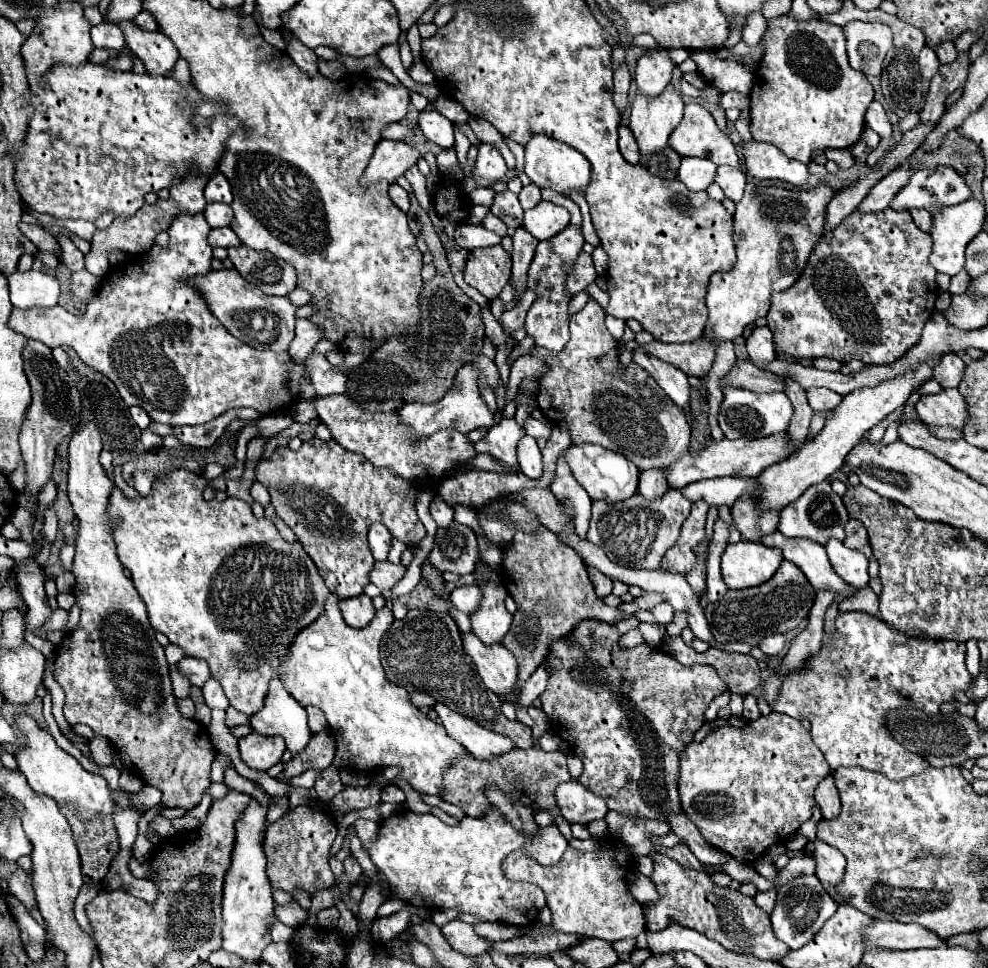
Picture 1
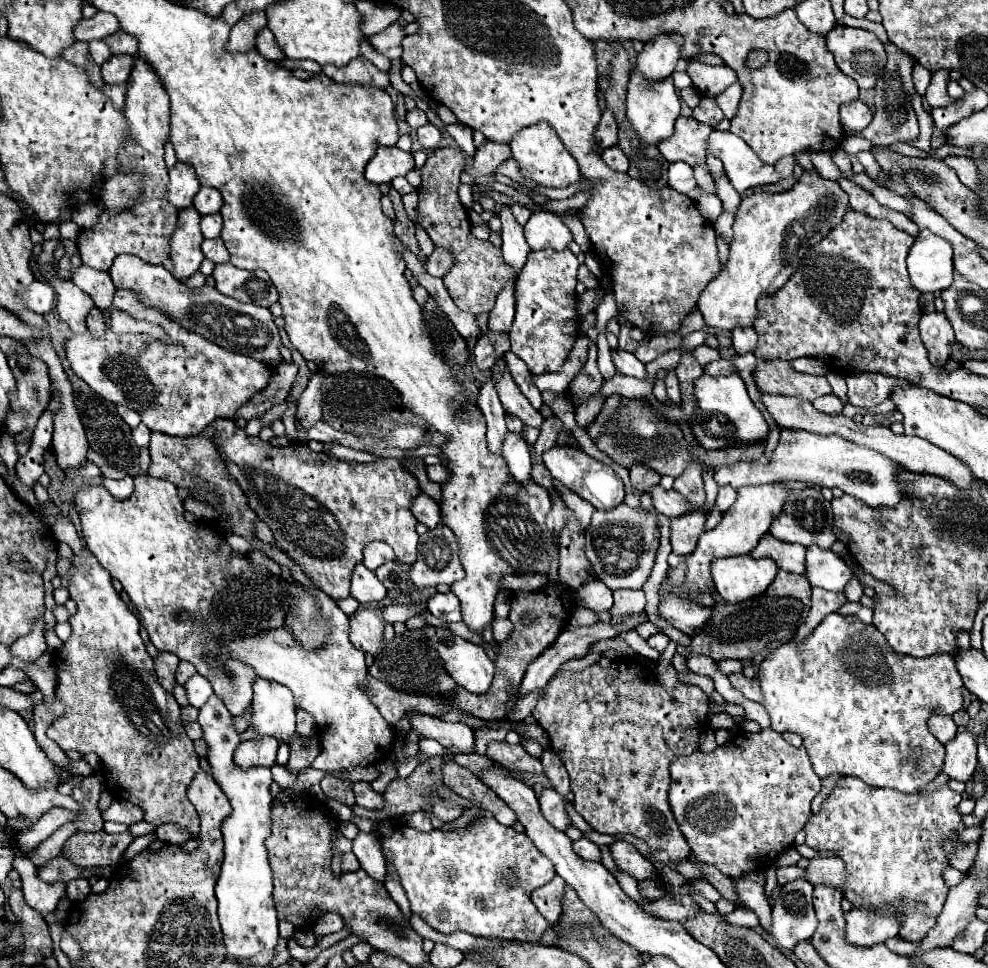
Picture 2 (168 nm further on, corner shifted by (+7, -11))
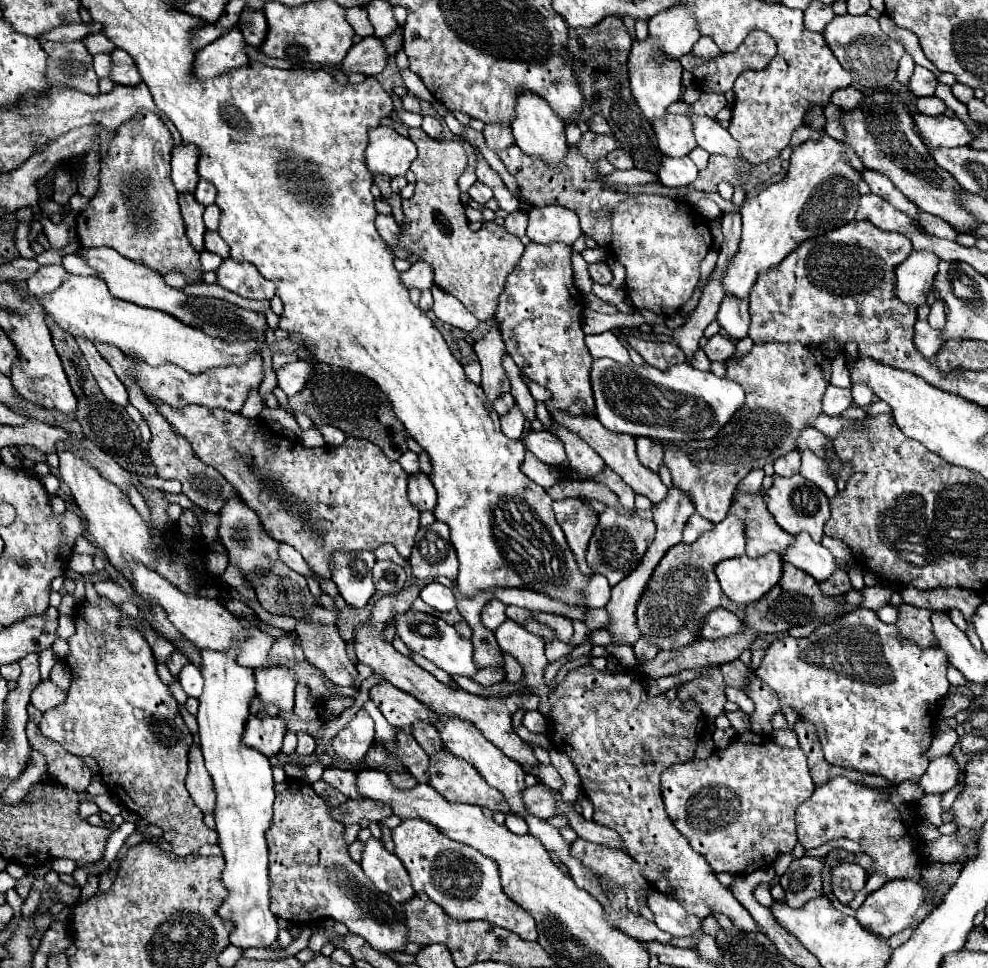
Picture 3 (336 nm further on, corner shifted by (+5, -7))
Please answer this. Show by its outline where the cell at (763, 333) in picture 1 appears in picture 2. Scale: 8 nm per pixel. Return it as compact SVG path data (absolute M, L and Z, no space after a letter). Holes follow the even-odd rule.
M734 328L732 330L732 346L738 354L746 354L746 352L754 352L758 344L758 336L754 332L754 328Z

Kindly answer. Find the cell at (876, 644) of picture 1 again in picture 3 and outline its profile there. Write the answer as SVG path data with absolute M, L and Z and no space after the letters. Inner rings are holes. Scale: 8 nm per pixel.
M854 608L852 612L840 616L838 620L834 620L830 624L822 624L808 638L782 636L782 638L774 640L770 644L770 648L766 650L766 656L764 656L762 664L760 664L760 668L756 670L756 676L762 682L766 682L778 694L780 710L792 708L798 714L800 720L808 720L808 722L812 722L816 726L816 734L820 738L824 756L826 756L826 760L830 764L842 766L842 768L860 770L860 772L866 772L866 774L876 774L876 776L882 776L882 778L886 778L886 780L890 780L894 784L900 784L904 780L918 782L922 778L922 774L926 772L928 764L930 764L930 758L926 756L926 752L930 750L930 744L932 744L932 726L934 726L934 720L936 720L936 714L938 714L938 704L950 690L950 684L946 680L946 670L948 670L948 656L942 652L942 648L936 648L936 646L932 646L932 648L918 648L910 640L904 640L892 624L884 624L876 616L876 612L864 610L864 608Z

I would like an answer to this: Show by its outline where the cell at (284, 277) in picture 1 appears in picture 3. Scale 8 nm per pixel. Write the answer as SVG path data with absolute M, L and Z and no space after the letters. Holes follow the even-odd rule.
M226 258L216 270L218 284L230 292L236 292L248 300L272 300L276 284L260 276L260 272L248 262L234 262Z

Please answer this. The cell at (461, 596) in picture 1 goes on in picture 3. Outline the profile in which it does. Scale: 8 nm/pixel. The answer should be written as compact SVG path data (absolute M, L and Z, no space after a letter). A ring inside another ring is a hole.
M430 582L428 586L424 586L424 590L420 592L420 598L432 608L436 608L438 612L450 612L458 608L454 592L438 582Z

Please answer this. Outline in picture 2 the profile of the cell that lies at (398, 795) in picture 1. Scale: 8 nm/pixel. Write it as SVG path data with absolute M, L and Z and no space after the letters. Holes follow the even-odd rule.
M354 782L352 784L352 790L354 790L354 796L356 796L356 804L358 806L376 810L376 808L380 808L380 804L384 804L382 794L374 792L368 782Z

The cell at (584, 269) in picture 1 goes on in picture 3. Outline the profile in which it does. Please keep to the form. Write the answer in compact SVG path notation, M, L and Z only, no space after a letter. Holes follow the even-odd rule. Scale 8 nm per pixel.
M604 262L588 264L588 272L590 272L592 280L598 282L598 284L610 284L612 282L612 272L610 272L610 268Z

